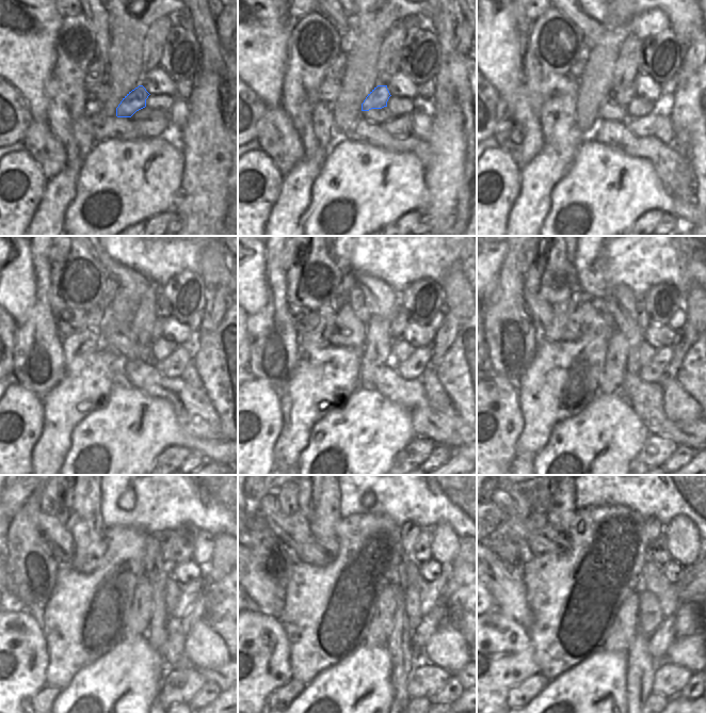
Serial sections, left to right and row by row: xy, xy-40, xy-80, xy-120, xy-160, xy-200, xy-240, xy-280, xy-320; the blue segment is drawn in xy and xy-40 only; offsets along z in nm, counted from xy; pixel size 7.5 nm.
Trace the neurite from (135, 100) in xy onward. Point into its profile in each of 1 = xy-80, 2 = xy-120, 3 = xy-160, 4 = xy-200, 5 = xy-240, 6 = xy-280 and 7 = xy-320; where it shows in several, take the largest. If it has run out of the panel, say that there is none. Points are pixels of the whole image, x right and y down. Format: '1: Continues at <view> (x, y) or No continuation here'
1: Continues at xy-80 (622, 96)
2: Continues at xy-120 (162, 307)
3: Continues at xy-160 (401, 318)
4: Continues at xy-200 (642, 316)
5: Continues at xy-240 (165, 538)
6: Continues at xy-280 (411, 531)
7: Continues at xy-320 (654, 528).

